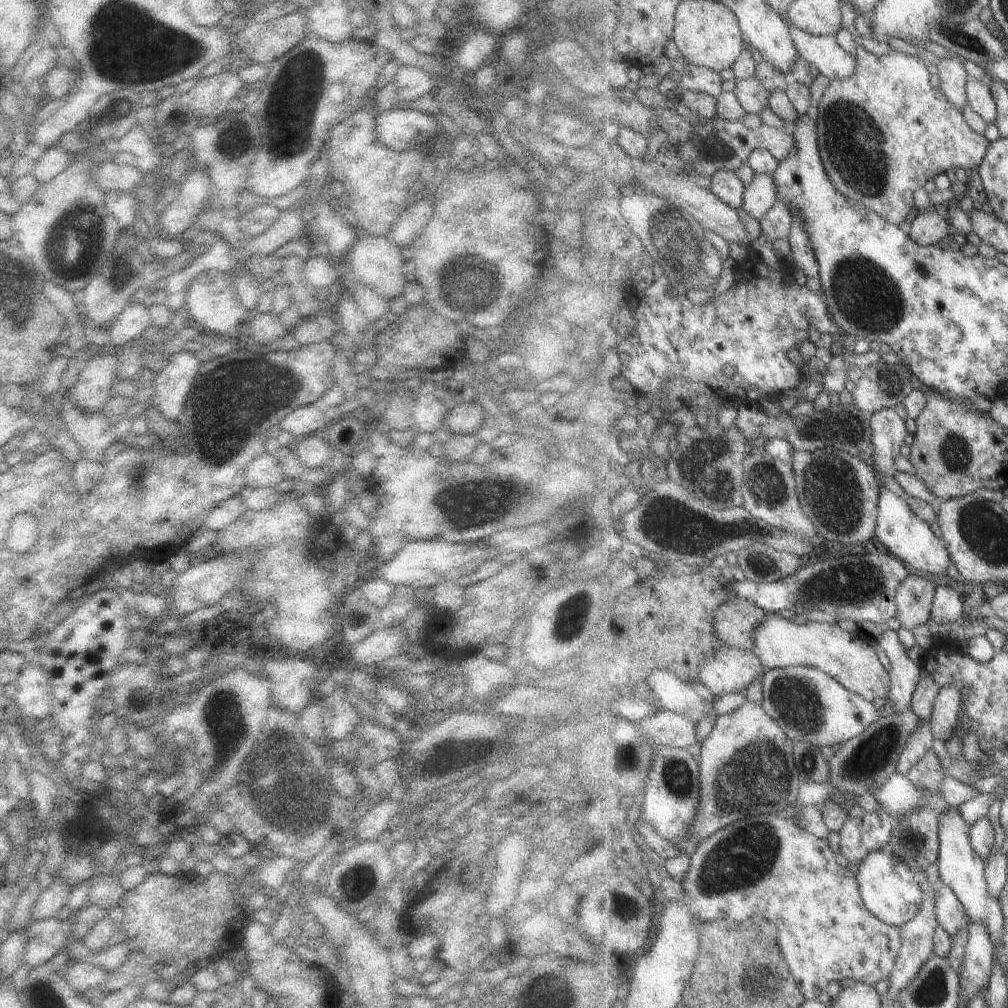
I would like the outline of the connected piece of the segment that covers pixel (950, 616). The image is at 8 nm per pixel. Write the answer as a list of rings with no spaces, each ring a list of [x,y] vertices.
[[[940,585],[933,604],[932,619],[941,626],[948,626],[951,622],[960,622],[966,607],[963,593],[949,585]]]

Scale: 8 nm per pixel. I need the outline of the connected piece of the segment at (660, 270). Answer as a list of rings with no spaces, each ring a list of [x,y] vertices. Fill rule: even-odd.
[[[651,261],[654,268],[655,281],[642,294],[637,296],[637,308],[640,310],[640,324],[637,324],[635,331],[628,335],[619,346],[623,358],[623,376],[627,386],[636,388],[647,400],[652,401],[648,414],[654,416],[660,424],[666,424],[666,414],[670,412],[664,409],[666,403],[677,401],[671,398],[669,390],[663,390],[662,382],[670,381],[673,378],[682,378],[688,382],[705,382],[718,395],[728,399],[736,400],[743,405],[760,406],[767,398],[780,396],[783,392],[796,389],[803,378],[804,372],[800,366],[790,361],[790,352],[800,348],[804,340],[809,340],[810,332],[808,326],[813,321],[816,329],[824,334],[830,334],[835,340],[841,340],[844,332],[839,324],[833,319],[824,292],[816,294],[807,285],[801,286],[798,283],[789,284],[784,276],[776,270],[770,270],[764,262],[754,262],[749,265],[747,262],[740,265],[741,273],[746,272],[745,266],[751,266],[750,278],[743,277],[736,282],[718,299],[707,305],[699,305],[692,302],[688,293],[686,282],[669,282],[665,274],[667,266],[660,261]],[[673,287],[677,295],[667,291]]]

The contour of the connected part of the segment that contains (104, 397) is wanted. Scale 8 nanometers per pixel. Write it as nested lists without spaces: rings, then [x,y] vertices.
[[[104,353],[98,356],[88,356],[88,358],[82,358],[81,365],[77,385],[68,391],[76,402],[78,402],[80,410],[84,410],[84,412],[88,412],[88,410],[90,412],[101,412],[112,399],[111,389],[117,382],[120,374],[120,355],[114,354],[111,356]]]

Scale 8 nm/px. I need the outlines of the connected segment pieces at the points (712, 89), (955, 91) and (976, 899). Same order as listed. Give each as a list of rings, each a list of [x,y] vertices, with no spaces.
[[[688,64],[677,82],[677,94],[698,91],[719,97],[724,92],[724,78],[720,71],[695,64]]]
[[[944,58],[943,61],[938,61],[938,74],[942,80],[940,88],[956,105],[956,108],[959,108],[964,113],[969,103],[967,93],[967,84],[969,83],[968,70],[966,70],[964,62],[960,62],[958,58]]]
[[[958,807],[941,816],[941,855],[938,866],[941,875],[941,882],[948,885],[957,894],[957,897],[966,906],[972,923],[985,924],[990,930],[995,945],[999,947],[1002,943],[1005,916],[1000,899],[997,899],[991,891],[991,885],[987,879],[987,863],[984,857],[976,850],[972,844],[971,834],[973,826],[966,822],[962,812]]]

